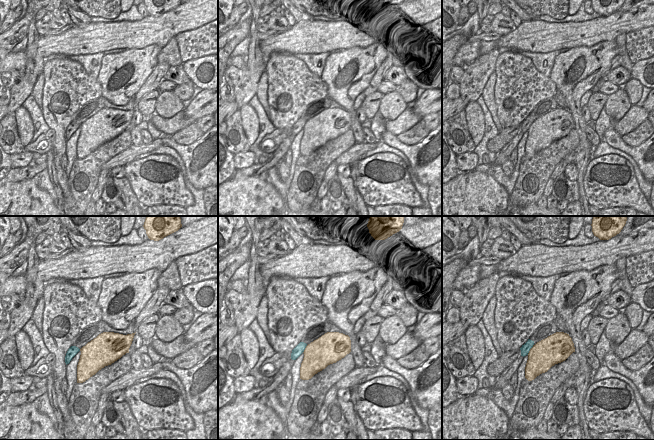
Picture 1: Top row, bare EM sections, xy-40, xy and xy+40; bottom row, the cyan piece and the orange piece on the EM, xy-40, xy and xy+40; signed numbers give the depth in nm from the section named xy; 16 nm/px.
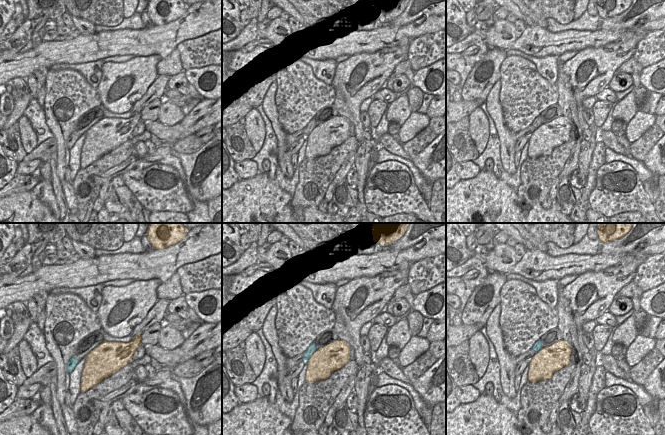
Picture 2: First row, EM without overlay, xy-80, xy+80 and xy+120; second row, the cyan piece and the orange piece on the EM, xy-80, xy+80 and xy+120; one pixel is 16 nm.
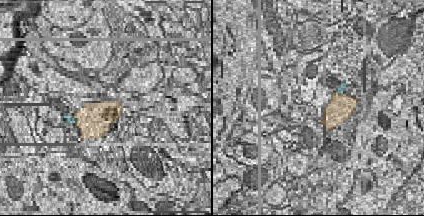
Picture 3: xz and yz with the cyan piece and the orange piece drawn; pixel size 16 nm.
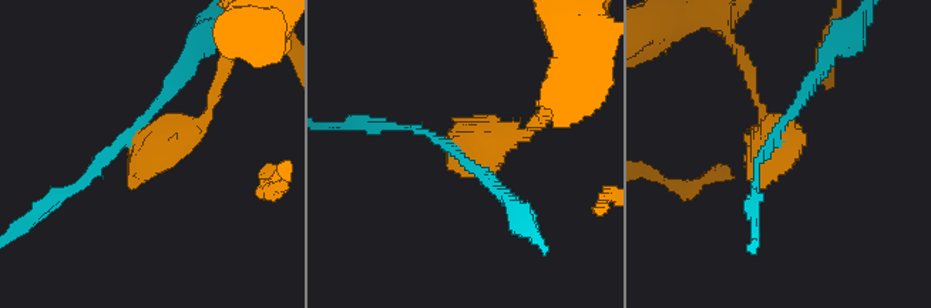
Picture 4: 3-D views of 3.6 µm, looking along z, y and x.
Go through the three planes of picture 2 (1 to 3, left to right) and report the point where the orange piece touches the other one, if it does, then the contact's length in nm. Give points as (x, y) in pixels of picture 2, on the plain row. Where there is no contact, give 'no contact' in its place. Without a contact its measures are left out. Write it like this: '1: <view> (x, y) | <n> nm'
1: no contact
2: xy+80 (310, 131) | 260 nm
3: xy+120 (539, 126) | 140 nm

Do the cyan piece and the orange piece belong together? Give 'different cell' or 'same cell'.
different cell

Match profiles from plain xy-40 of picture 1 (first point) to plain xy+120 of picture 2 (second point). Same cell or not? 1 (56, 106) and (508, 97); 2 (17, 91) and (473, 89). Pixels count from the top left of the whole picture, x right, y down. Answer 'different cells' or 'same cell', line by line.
1: same cell
2: same cell

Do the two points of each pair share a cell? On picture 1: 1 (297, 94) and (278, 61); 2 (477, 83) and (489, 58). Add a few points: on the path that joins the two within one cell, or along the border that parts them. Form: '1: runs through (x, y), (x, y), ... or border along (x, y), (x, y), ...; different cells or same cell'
1: runs through (291, 86), (288, 76), (281, 69); same cell
2: runs through (476, 77), (476, 74), (485, 64); same cell

